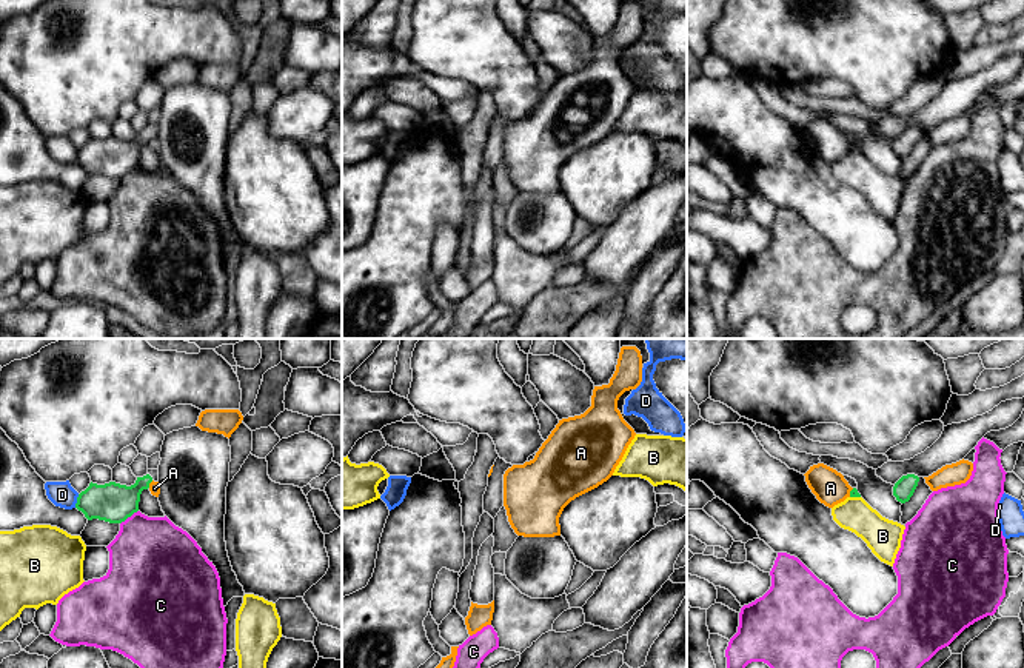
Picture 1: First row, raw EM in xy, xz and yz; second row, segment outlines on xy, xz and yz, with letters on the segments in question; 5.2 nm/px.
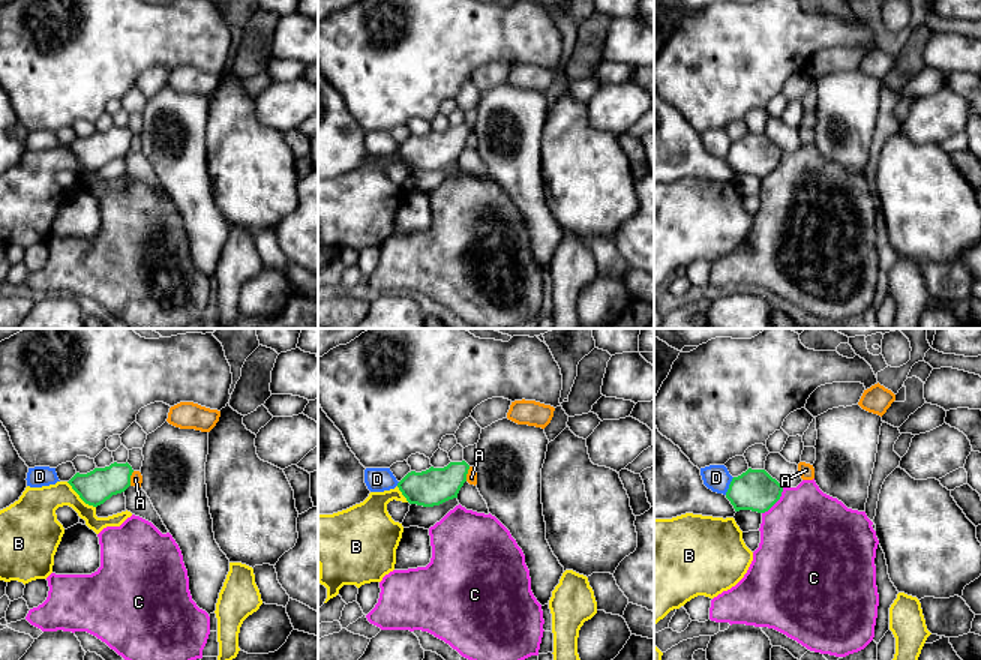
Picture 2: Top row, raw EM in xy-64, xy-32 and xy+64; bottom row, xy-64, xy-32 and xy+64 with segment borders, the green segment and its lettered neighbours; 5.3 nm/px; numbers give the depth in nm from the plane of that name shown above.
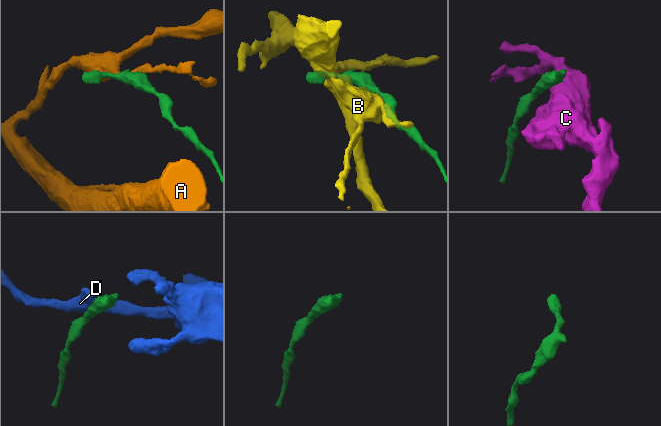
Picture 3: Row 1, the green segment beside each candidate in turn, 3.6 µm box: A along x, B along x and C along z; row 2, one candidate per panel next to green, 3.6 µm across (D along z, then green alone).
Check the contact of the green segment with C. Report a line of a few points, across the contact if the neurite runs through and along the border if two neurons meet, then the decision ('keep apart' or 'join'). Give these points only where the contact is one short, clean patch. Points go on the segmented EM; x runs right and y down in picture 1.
keep apart

